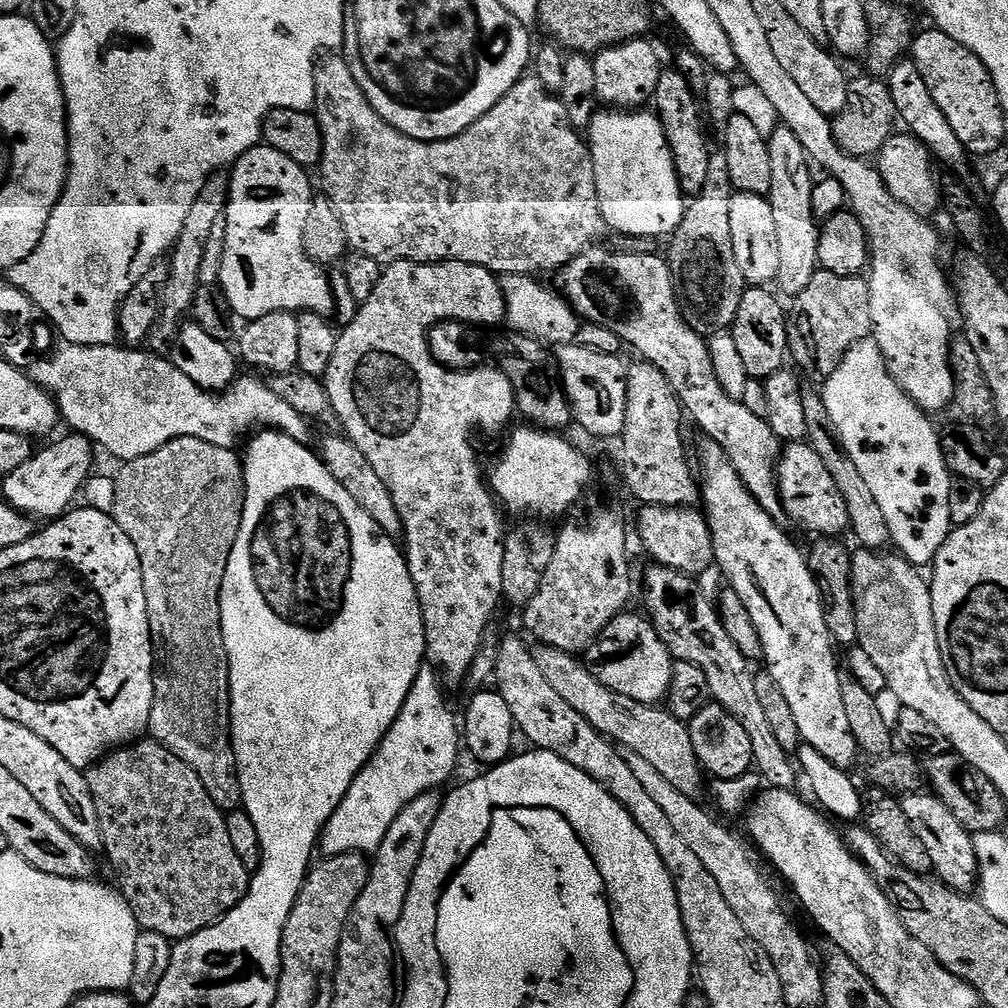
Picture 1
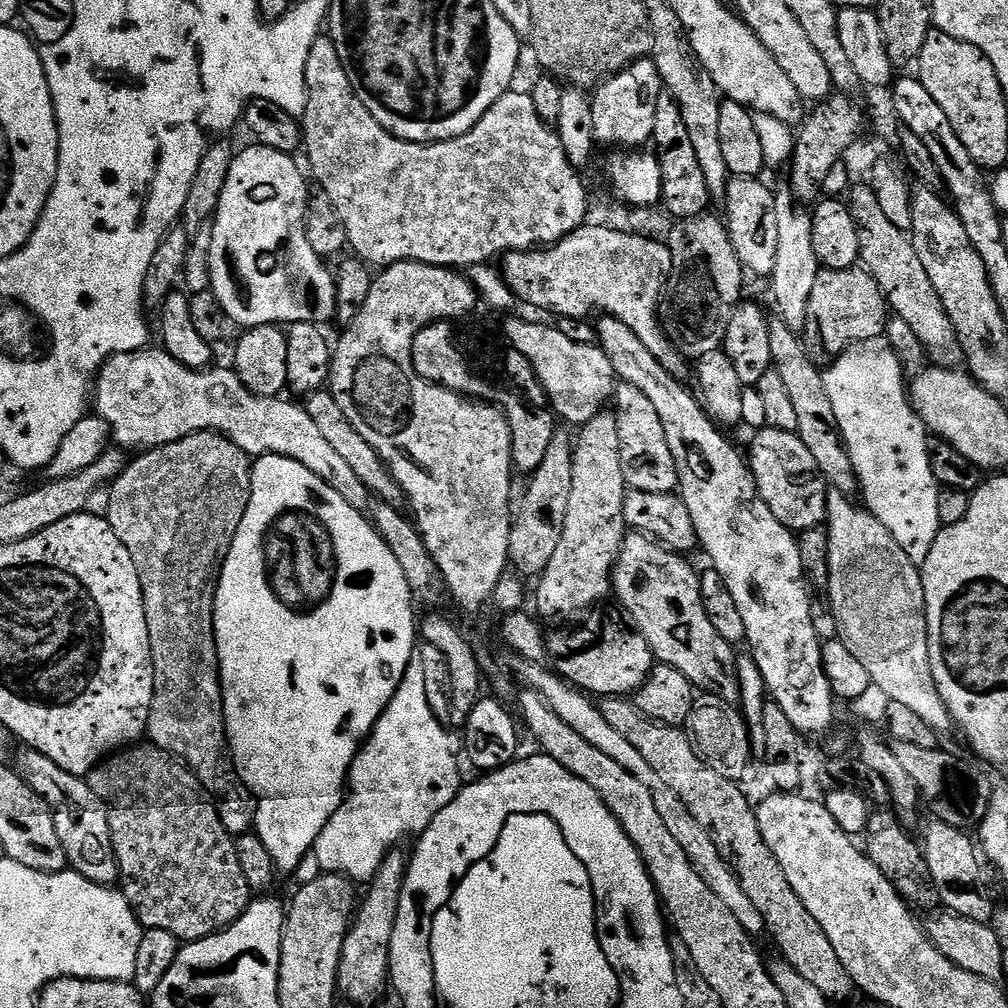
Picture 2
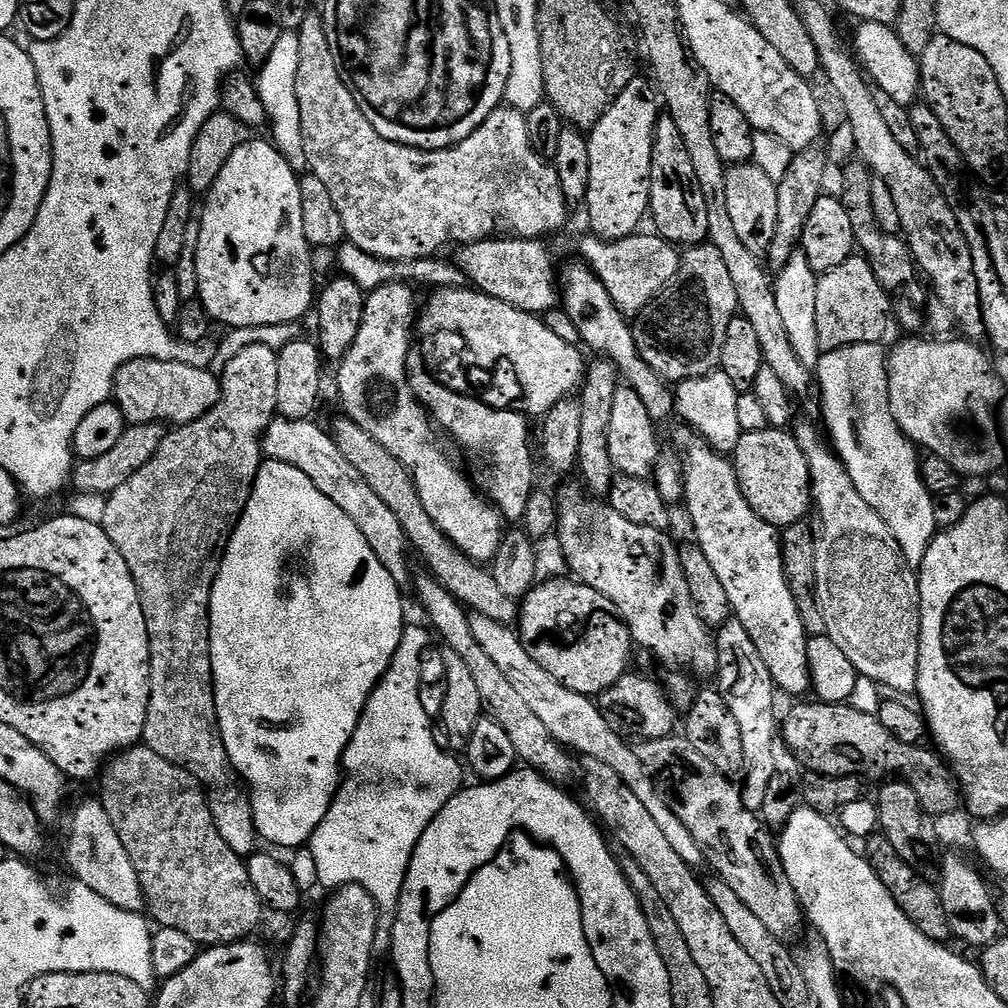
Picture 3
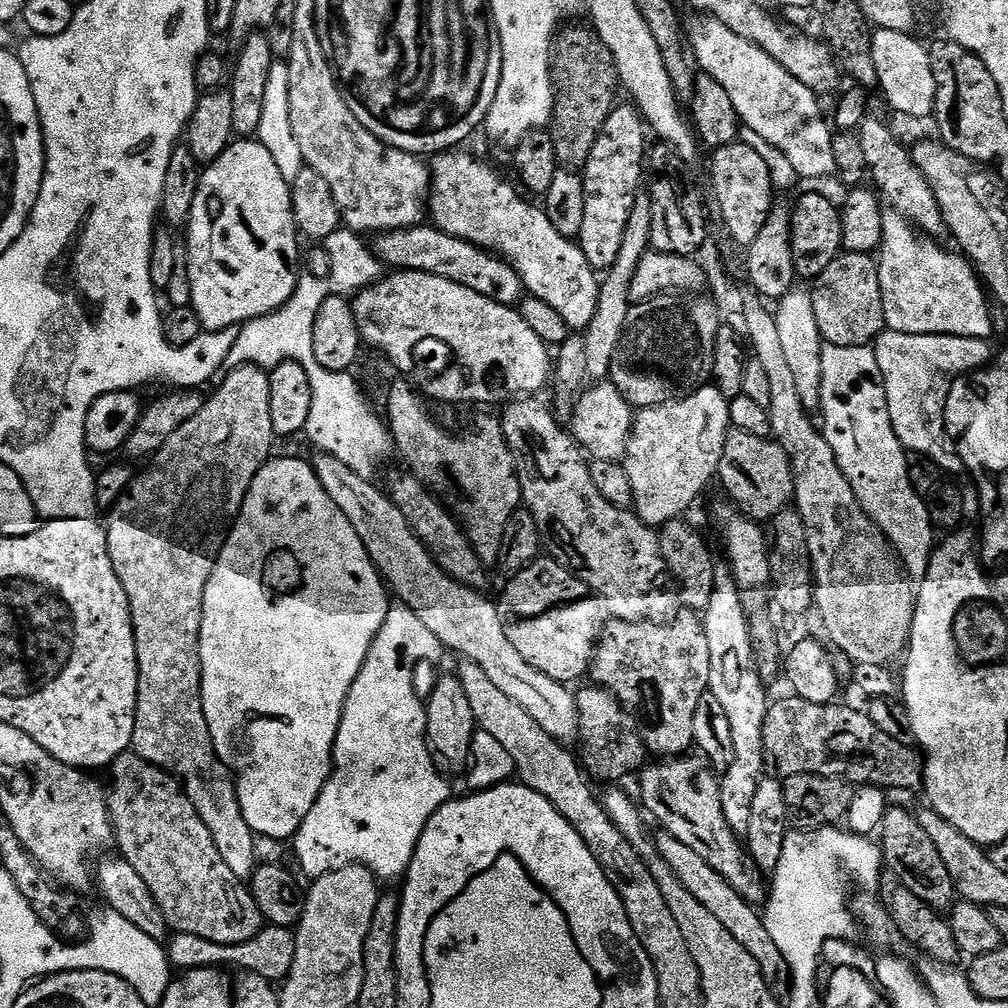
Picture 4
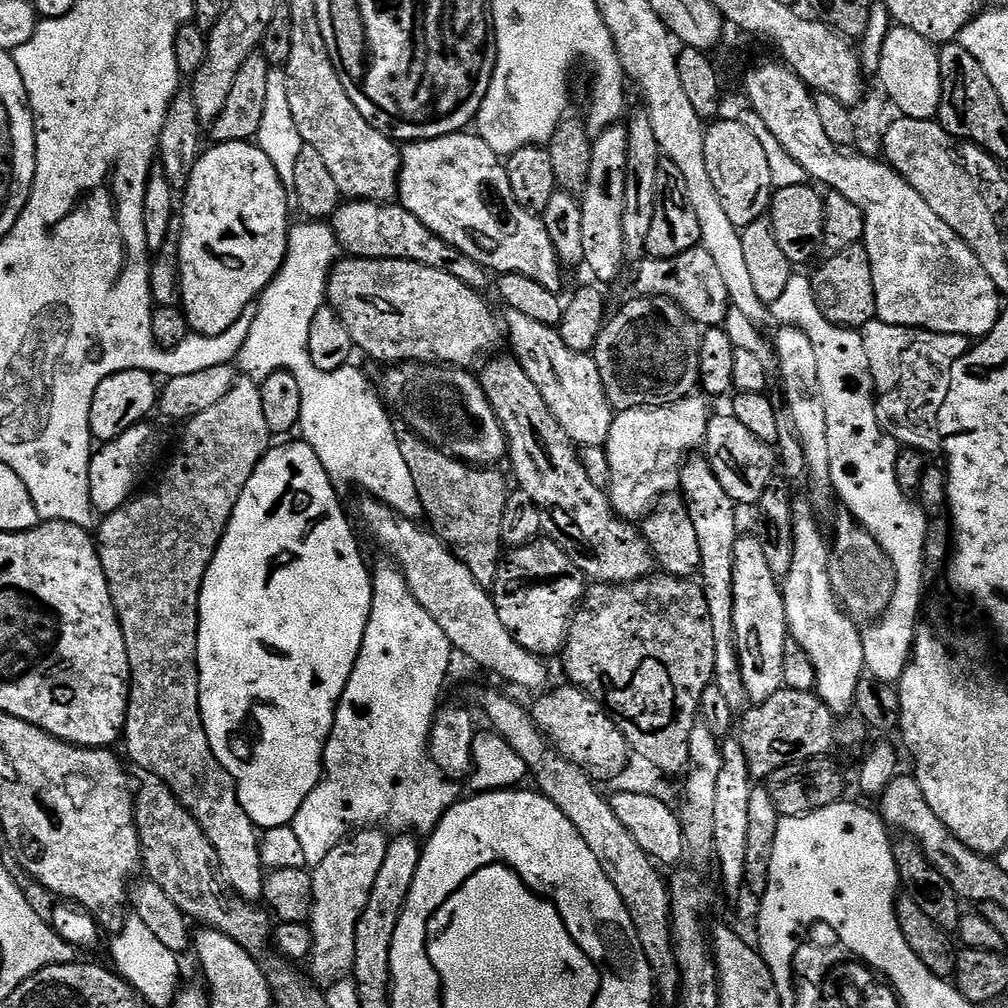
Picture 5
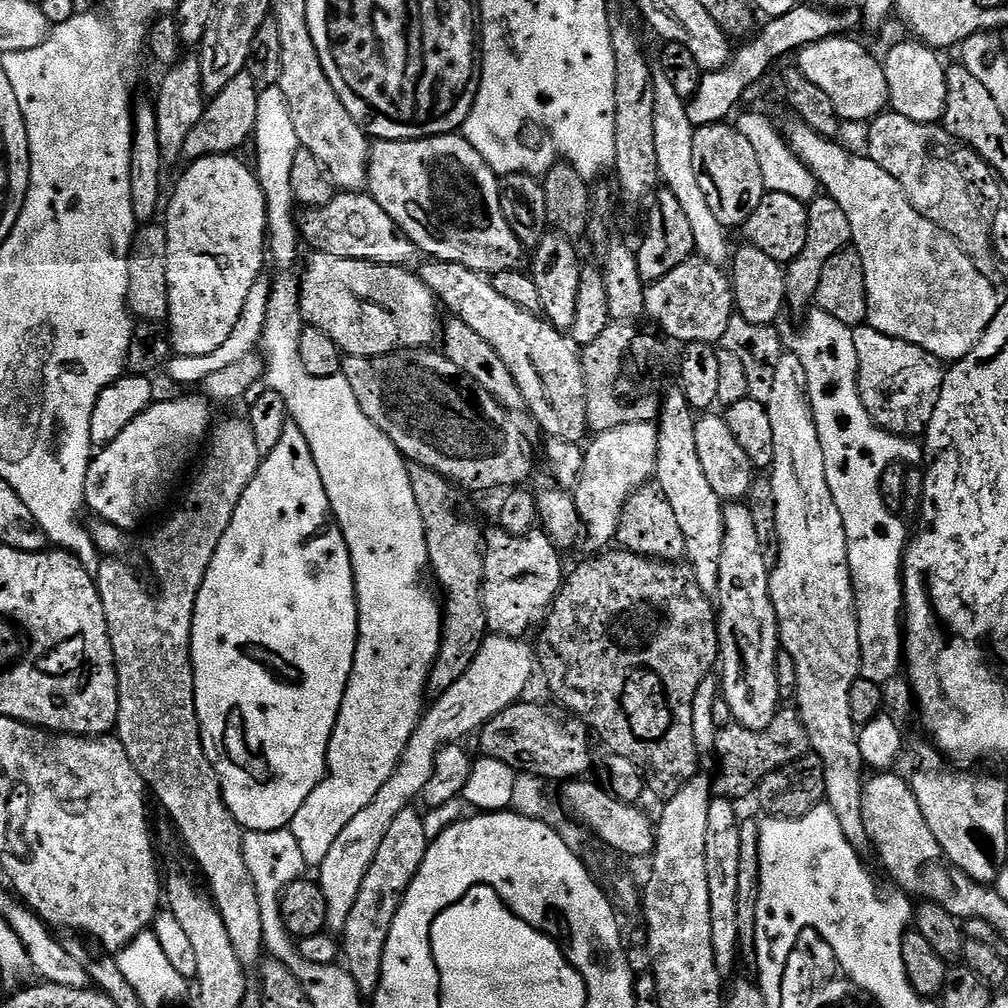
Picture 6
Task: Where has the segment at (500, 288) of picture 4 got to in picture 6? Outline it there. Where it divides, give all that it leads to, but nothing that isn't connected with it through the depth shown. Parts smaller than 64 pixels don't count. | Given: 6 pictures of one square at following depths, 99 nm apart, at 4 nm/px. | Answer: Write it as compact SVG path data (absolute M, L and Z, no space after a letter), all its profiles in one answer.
M341 191L326 206L305 211L298 223L303 243L307 247L309 244L312 252L334 254L334 258L401 266L411 265L411 260L418 256L418 249L400 231L394 218L390 218L390 214L386 214L386 210L382 210L382 206L374 202L371 194L363 191Z

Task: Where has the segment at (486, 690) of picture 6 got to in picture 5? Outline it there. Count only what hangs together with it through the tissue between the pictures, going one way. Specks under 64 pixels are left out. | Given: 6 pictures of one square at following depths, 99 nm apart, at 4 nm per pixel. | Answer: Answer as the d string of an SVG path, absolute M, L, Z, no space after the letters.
M361 831L352 854L342 855L330 874L322 876L318 872L313 875L312 914L308 923L312 928L310 965L317 980L315 983L321 987L332 987L339 981L349 979L355 971L358 922L372 899L388 849L387 837L378 831Z

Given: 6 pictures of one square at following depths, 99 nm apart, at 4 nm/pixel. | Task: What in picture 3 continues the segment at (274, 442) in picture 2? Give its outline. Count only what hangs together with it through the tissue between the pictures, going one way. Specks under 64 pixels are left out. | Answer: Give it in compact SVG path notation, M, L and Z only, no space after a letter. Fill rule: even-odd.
M135 360L126 362L122 370L116 375L114 389L114 403L122 410L128 424L159 424L163 422L168 426L189 424L202 414L206 414L220 400L220 380L208 368L195 368L182 362L173 360ZM277 418L264 431L262 452L268 460L277 460L302 470L302 474L306 474L306 478L310 478L310 482L314 482L314 486L318 486L318 490L322 490L322 494L326 494L326 498L330 498L334 502L334 506L338 506L346 514L350 514L354 526L358 526L358 530L362 530L366 542L370 542L370 550L374 550L374 554L378 554L382 566L386 566L386 570L390 570L390 574L397 584L407 585L410 545L404 536L402 526L398 526L398 518L394 518L394 510L390 510L390 506L386 506L386 502L382 502L382 498L378 498L378 494L374 494L374 490L370 490L370 485L363 480L362 474L358 474L358 470L354 470L354 466L350 466L350 462L346 462L346 458L342 458L342 450L338 450L338 446L332 441L331 435L325 429L323 432L312 420Z

